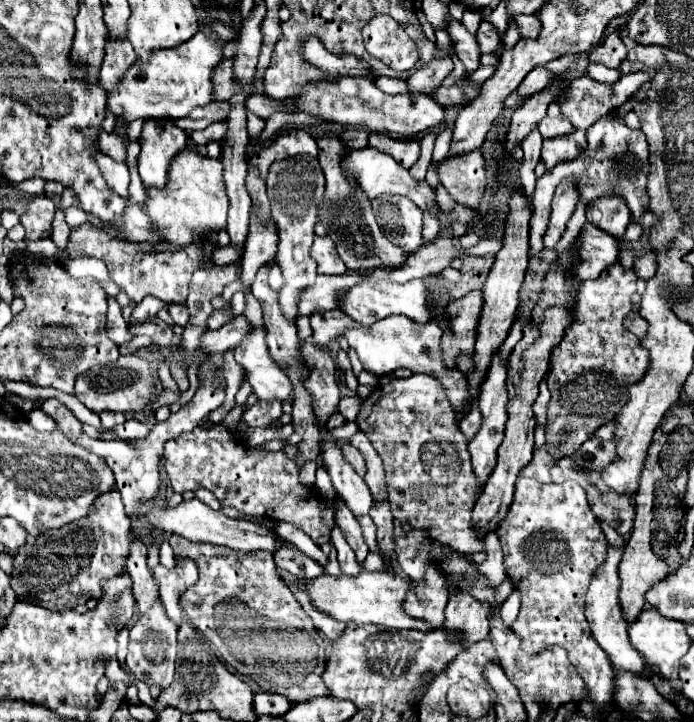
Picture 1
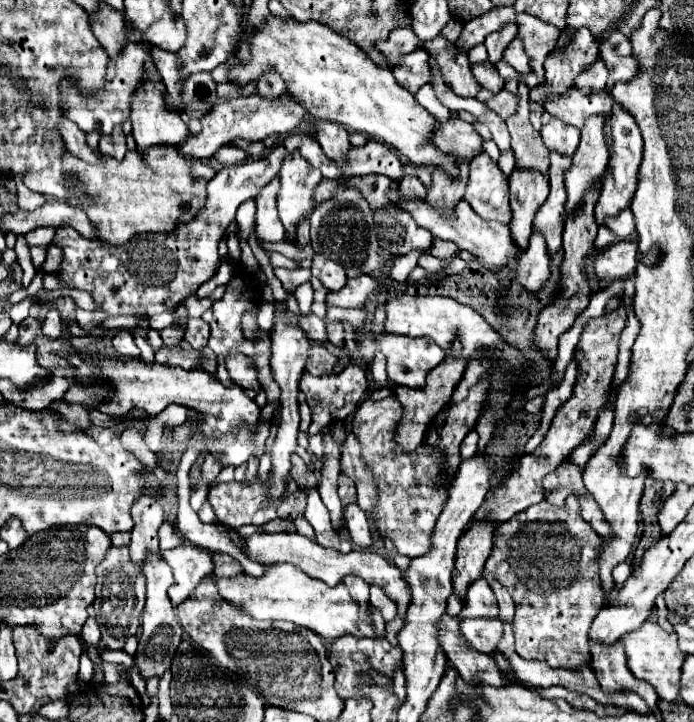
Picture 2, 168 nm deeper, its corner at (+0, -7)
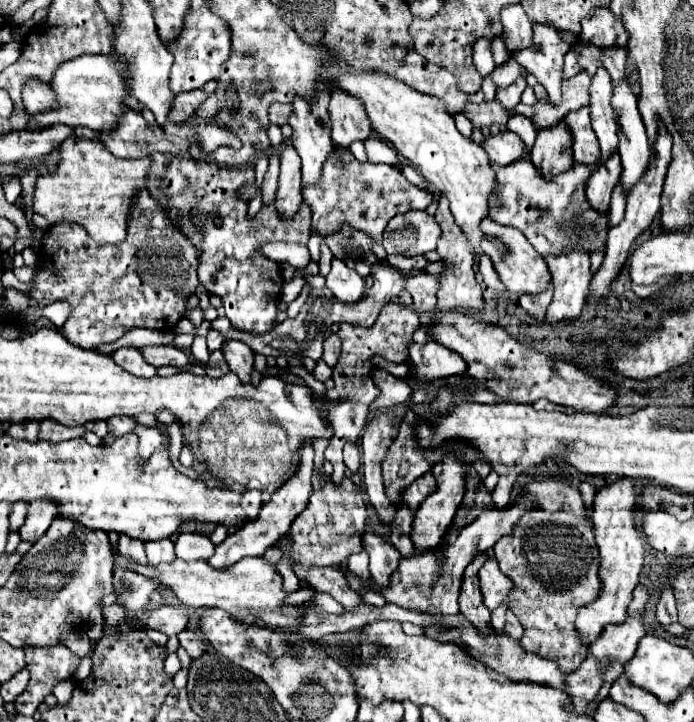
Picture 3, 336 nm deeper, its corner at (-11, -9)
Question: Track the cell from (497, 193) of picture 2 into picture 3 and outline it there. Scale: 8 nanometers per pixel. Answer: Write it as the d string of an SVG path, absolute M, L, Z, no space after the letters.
M525 159L513 161L513 163L505 165L505 167L493 165L493 171L495 171L495 179L497 179L497 187L499 189L495 189L491 193L491 197L489 197L489 217L493 221L497 221L499 225L517 227L527 237L527 241L535 247L537 253L545 255L551 249L559 249L559 245L563 245L563 237L571 237L571 233L579 233L579 237L583 237L583 245L587 245L587 251L595 251L605 243L607 231L609 231L609 227L607 227L609 219L607 217L599 217L599 213L595 213L587 205L585 191L583 191L583 197L579 197L579 205L575 205L575 209L567 211L567 207L569 207L567 201L571 201L571 193L575 193L575 185L583 185L585 187L585 181L589 179L589 167L587 165L573 165L573 169L569 173L561 173L553 181L545 181L539 173L535 173L531 161L525 161Z

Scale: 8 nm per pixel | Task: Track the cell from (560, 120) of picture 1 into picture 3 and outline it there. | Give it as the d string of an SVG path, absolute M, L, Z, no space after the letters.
M589 109L569 111L561 121L571 131L575 163L595 165L595 161L599 159L599 143L595 141L595 133L589 123Z

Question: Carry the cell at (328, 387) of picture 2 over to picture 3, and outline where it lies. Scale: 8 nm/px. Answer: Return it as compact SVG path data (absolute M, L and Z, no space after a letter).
M375 369L371 373L371 379L379 387L379 397L369 405L371 411L389 409L389 407L393 407L397 403L405 403L405 401L411 399L411 387L403 379L397 379L391 373L381 371L381 369Z

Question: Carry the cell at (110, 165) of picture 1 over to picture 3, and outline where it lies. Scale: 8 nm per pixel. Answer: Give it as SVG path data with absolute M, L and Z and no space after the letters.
M31 79L23 87L23 105L31 117L37 117L37 115L49 111L51 105L55 105L55 103L57 103L57 97L55 97L55 91L51 89L51 85Z

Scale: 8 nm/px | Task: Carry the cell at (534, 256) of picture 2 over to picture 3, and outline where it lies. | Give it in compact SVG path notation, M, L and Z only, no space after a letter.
M549 285L543 293L537 293L537 295L521 295L519 297L519 305L531 313L531 315L537 315L539 319L545 317L545 309L547 305L551 303L551 297L553 297L553 287Z

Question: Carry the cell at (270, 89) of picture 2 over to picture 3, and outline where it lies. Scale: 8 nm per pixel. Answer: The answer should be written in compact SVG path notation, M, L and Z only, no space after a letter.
M273 103L269 108L269 119L271 119L271 123L275 123L275 125L285 125L285 123L289 121L291 113L293 113L291 105Z

